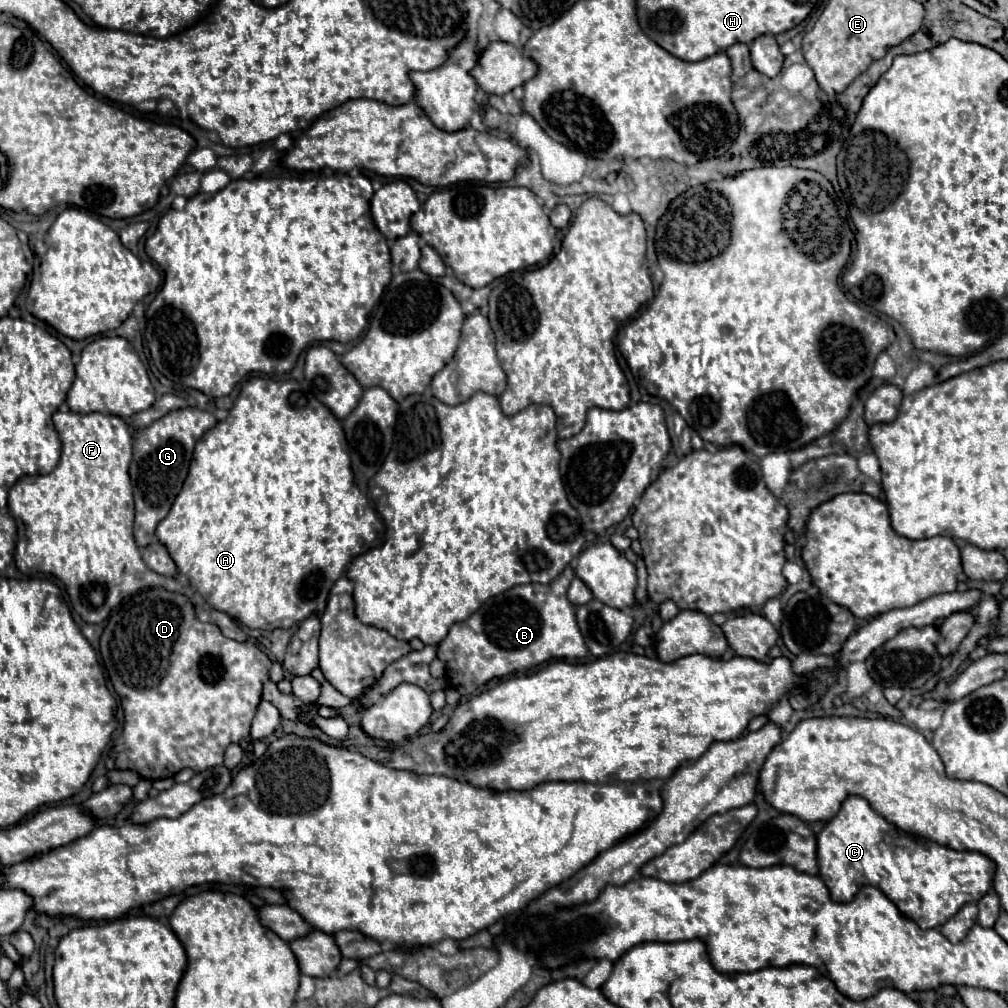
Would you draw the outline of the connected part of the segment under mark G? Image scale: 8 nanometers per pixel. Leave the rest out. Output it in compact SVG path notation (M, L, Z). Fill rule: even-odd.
M183 408L169 412L133 436L133 462L129 474L135 496L135 542L139 546L147 546L153 540L157 524L167 516L183 486L195 442L215 424L217 420L211 412L199 408Z

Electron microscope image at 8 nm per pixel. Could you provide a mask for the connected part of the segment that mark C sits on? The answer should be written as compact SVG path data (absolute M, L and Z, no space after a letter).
M847 796L847 800L841 804L841 810L817 836L817 860L819 876L827 884L835 902L849 902L863 884L871 884L877 886L893 904L897 904L905 918L917 922L917 926L923 930L945 924L963 904L979 902L987 892L993 890L995 876L995 862L987 856L979 852L957 852L931 840L907 836L891 826L883 816L879 816L861 796Z

